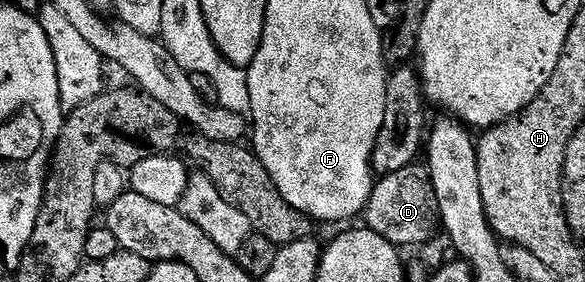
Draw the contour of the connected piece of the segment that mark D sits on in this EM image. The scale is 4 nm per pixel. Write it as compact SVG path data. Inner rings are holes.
M415 163L404 167L404 171L392 171L392 175L378 177L364 210L365 217L365 228L376 231L376 235L384 235L384 239L399 247L422 245L432 240L434 232L439 232L440 218L436 187L432 187L429 168Z

